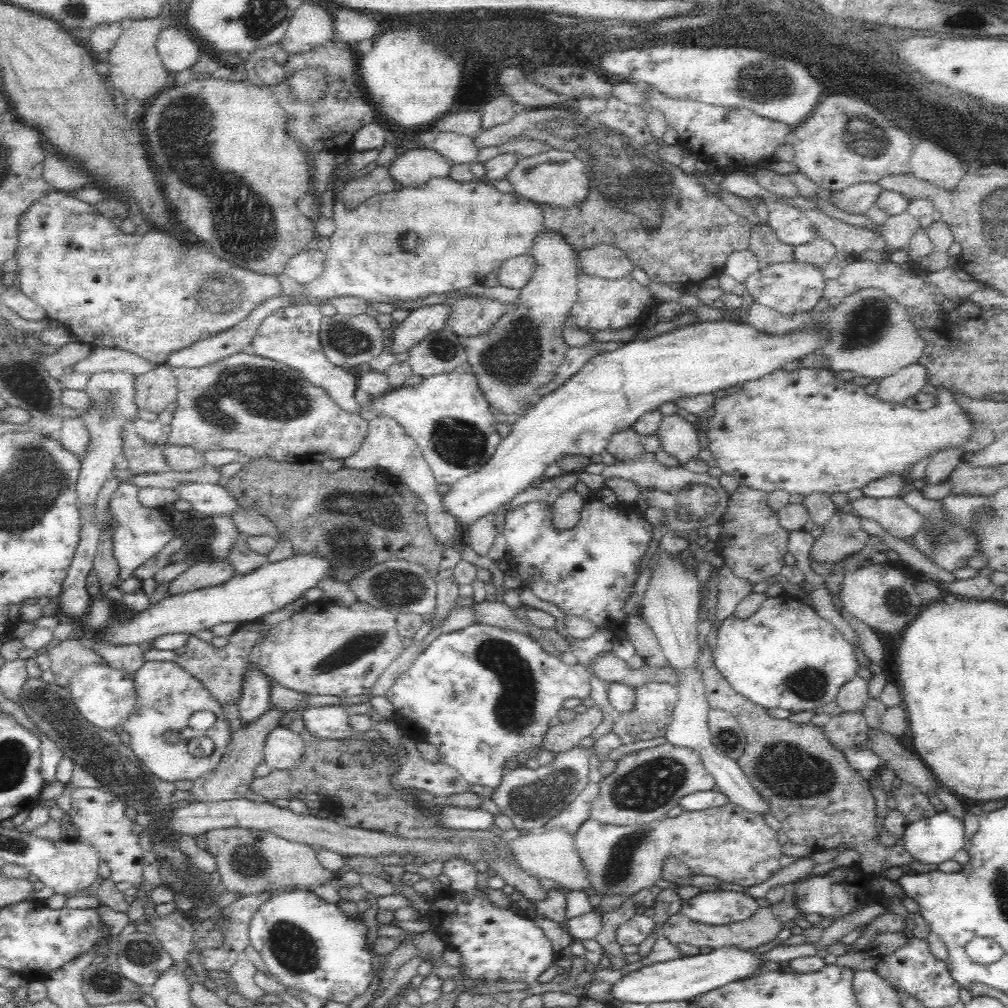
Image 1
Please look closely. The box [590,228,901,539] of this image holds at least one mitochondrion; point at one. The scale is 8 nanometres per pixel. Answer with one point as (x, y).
(867, 319)

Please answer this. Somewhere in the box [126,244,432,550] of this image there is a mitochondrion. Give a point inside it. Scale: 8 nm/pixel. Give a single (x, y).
(269, 393)

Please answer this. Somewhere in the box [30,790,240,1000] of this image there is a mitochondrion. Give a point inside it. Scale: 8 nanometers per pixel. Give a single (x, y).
(143, 953)

